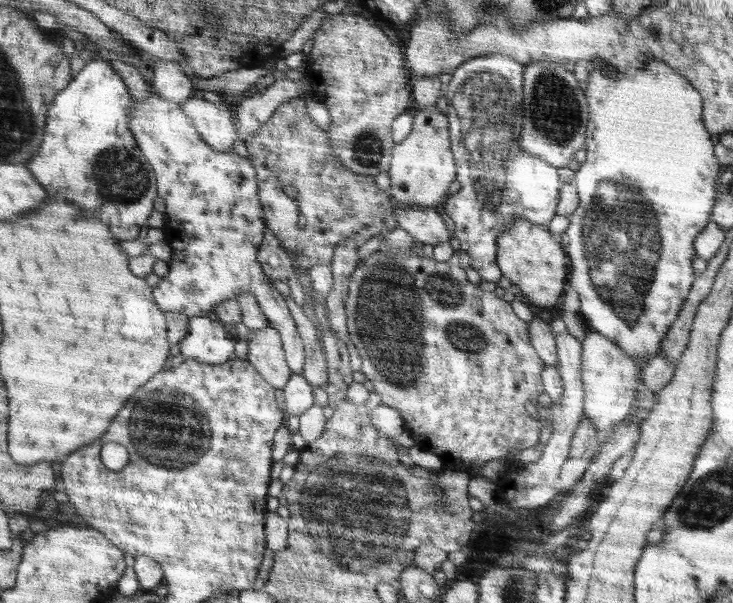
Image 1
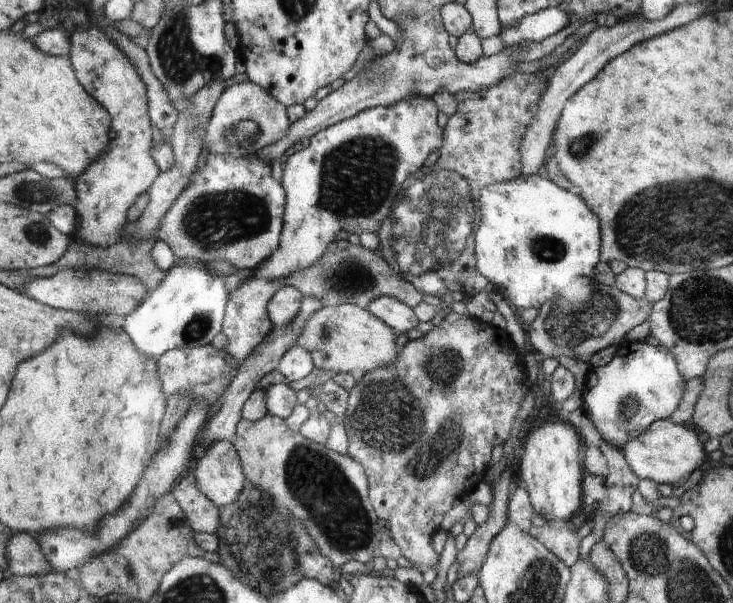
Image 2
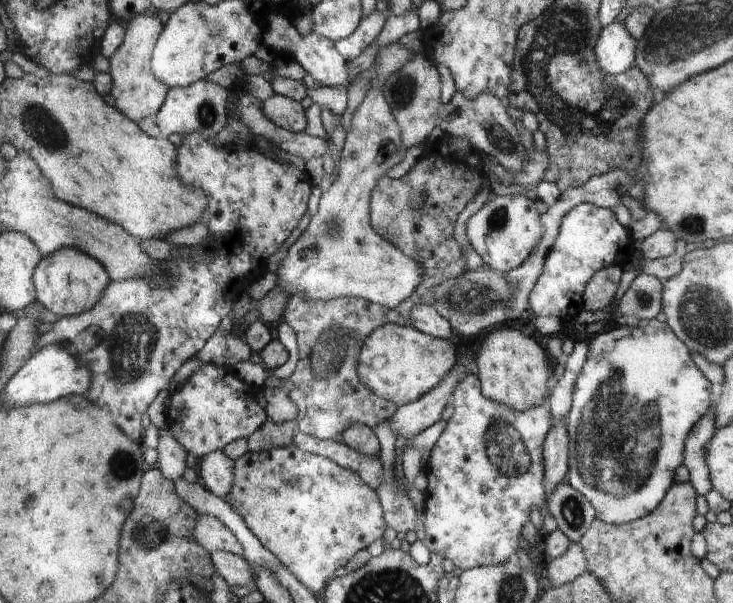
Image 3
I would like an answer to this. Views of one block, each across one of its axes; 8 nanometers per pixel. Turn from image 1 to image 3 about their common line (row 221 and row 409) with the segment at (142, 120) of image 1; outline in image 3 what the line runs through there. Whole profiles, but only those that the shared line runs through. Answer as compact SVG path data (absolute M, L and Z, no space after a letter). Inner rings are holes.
M204 363L188 377L182 388L170 391L165 408L166 426L187 454L192 454L196 459L204 458L214 450L222 450L240 438L247 439L268 418L256 404L256 394L261 392L261 388L246 384L232 372L226 372L227 368Z

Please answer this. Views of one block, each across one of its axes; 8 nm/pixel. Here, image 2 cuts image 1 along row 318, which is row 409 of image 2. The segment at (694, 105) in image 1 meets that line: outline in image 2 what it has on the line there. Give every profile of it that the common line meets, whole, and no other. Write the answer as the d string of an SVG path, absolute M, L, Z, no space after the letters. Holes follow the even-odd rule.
M645 341L624 342L618 347L614 358L605 366L594 367L586 382L583 393L585 413L593 420L602 438L623 450L624 444L631 438L636 438L644 429L650 428L655 421L668 419L679 406L682 400L687 380L678 367L678 360L667 348L653 346Z

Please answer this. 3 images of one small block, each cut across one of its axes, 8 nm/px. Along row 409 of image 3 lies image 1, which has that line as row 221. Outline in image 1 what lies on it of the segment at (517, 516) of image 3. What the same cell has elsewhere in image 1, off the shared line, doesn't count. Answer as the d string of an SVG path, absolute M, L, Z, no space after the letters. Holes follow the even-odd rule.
M498 54L470 58L454 70L452 80L444 86L444 96L448 104L447 118L450 120L451 150L455 151L456 179L460 182L460 191L444 202L444 212L452 218L456 238L460 241L460 251L472 257L472 268L481 276L481 280L498 283L502 278L498 265L500 233L510 227L516 219L524 218L532 223L546 226L556 216L558 202L558 174L556 167L550 166L542 158L526 154L520 148L518 136L523 129L523 71L520 62L508 56Z

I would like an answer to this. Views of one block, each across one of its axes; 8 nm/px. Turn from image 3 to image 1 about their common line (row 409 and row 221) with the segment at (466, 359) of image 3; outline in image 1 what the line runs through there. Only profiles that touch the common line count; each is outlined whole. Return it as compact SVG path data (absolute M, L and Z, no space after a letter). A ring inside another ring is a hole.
M393 203L392 210L400 227L423 244L440 244L452 238L452 232L446 227L436 208L400 208Z

